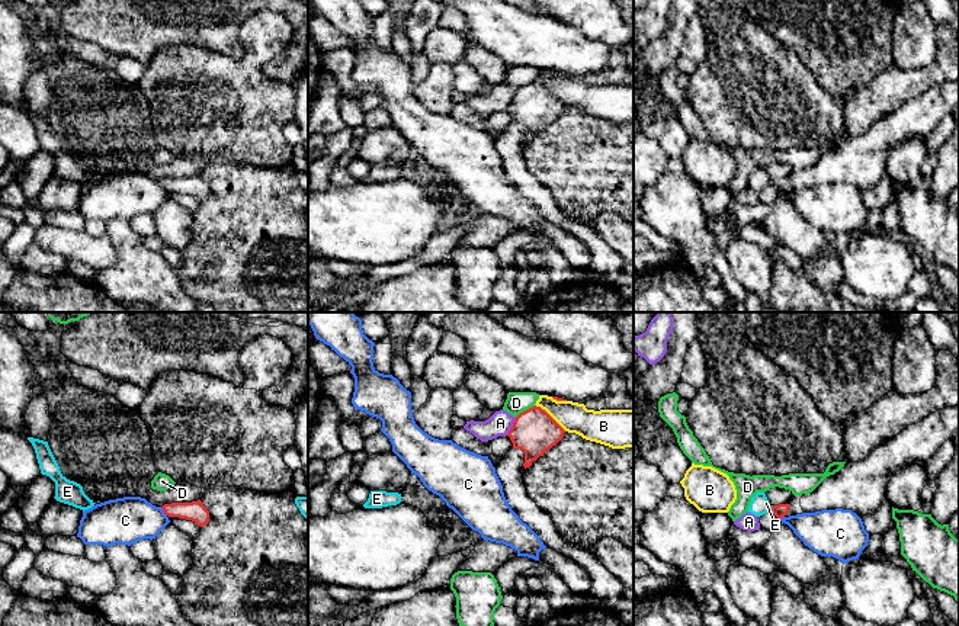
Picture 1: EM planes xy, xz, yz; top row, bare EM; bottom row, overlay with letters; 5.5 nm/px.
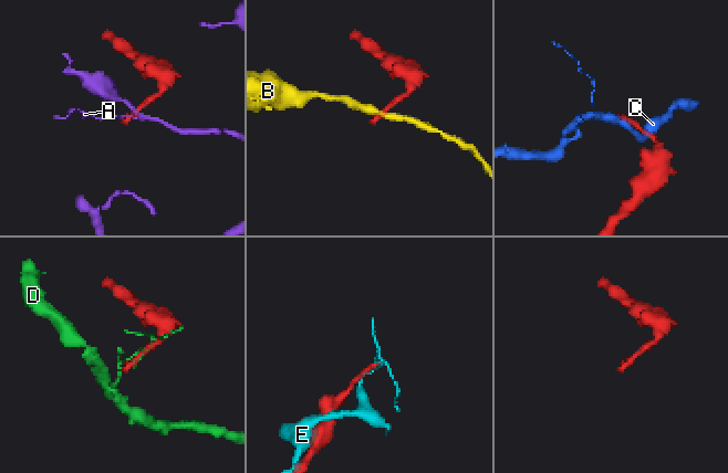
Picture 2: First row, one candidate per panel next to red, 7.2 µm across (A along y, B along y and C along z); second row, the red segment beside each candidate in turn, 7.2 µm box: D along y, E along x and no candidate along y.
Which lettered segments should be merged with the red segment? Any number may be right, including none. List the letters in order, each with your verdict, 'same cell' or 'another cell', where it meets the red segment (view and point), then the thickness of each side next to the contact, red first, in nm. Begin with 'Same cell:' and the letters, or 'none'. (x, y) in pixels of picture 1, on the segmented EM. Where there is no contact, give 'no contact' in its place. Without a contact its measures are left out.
Same cell: none
A: another cell; meets red in xz at (513, 426); 240 nm thick on the red side, 130 nm on the other
B: another cell; meets red in xz at (549, 416); 240 nm thick on the red side, 170 nm on the other
C: another cell; meets red in xy at (163, 510); 110 nm thick on the red side, 260 nm on the other
D: another cell; meets red in xz at (526, 410); 240 nm thick on the red side, 120 nm on the other
E: another cell; meets red in yz at (770, 509); 70 nm thick on the red side, 110 nm on the other

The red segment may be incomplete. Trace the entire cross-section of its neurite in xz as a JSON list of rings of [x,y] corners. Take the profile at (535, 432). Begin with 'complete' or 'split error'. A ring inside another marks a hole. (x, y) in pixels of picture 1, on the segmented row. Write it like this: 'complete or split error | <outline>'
complete | [[[541,407],[520,412],[509,431],[513,449],[525,452],[525,469],[539,456],[555,446],[565,430]]]

